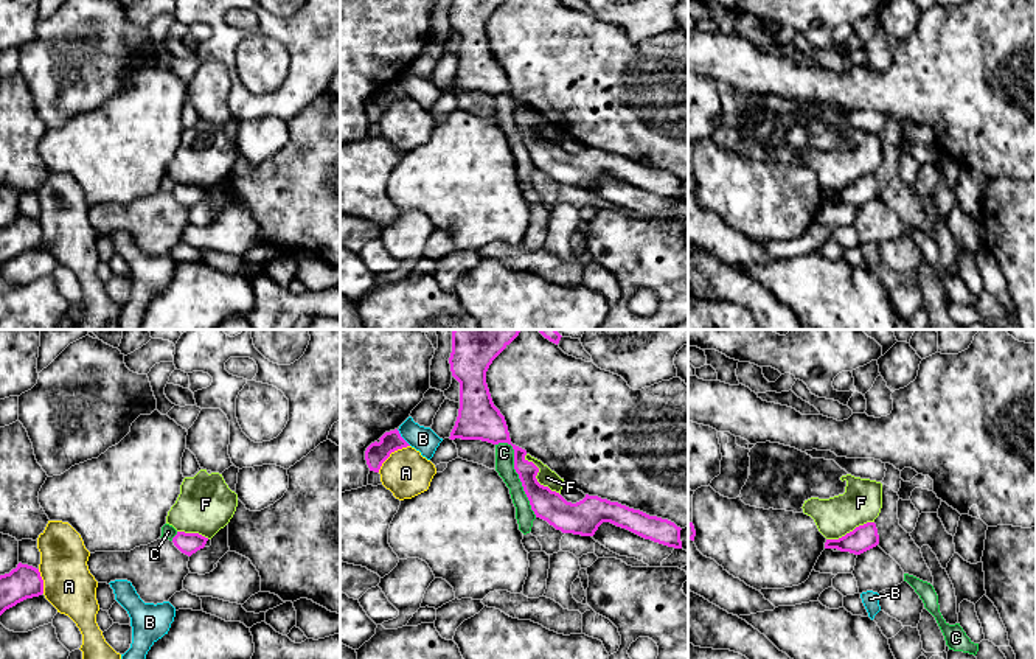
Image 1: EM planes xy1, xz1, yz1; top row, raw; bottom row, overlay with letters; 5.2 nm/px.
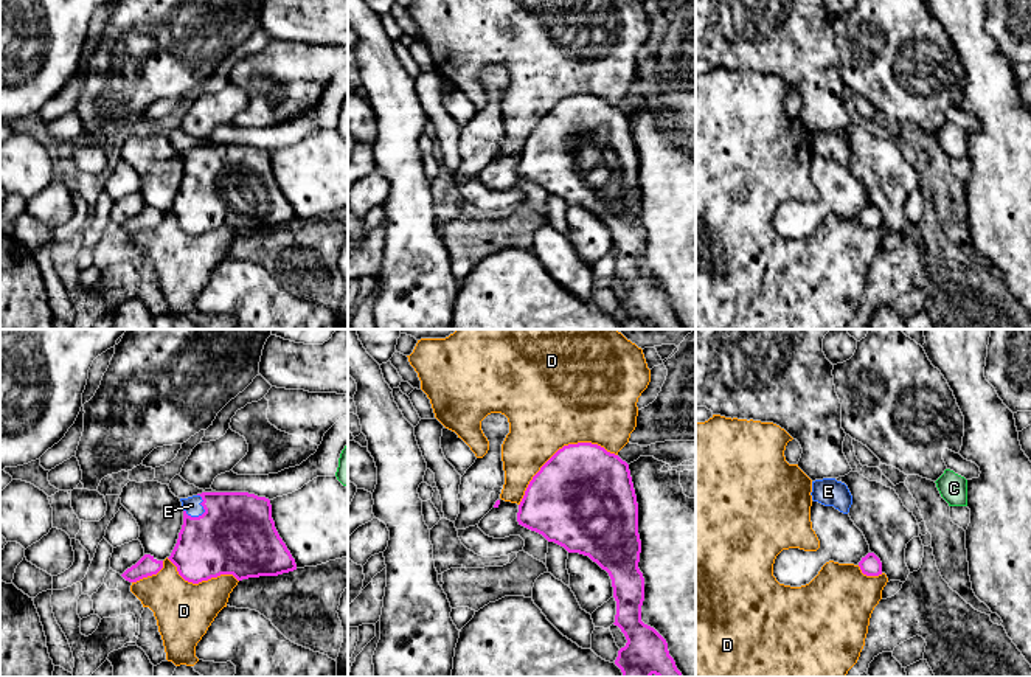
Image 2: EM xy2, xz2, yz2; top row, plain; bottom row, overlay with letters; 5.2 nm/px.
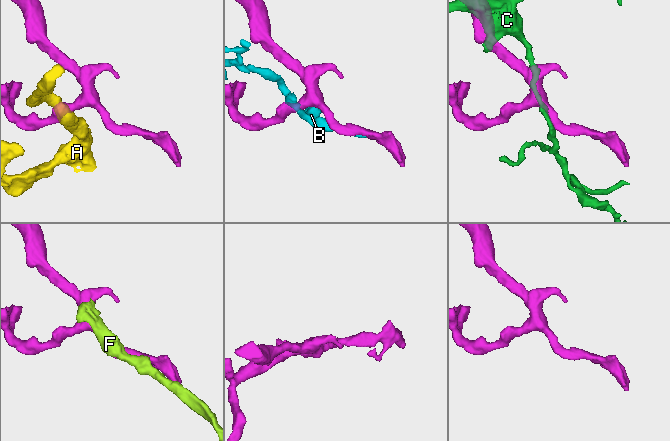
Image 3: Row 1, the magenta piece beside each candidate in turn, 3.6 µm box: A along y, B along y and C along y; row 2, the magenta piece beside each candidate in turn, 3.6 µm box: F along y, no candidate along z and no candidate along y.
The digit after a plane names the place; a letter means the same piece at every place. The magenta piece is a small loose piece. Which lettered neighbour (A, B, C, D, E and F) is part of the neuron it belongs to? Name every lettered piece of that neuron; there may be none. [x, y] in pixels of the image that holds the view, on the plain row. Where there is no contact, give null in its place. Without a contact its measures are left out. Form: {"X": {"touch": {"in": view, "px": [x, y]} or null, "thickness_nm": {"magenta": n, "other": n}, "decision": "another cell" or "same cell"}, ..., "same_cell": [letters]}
{"A": {"touch": {"in": "xz1", "px": [390, 104]}, "thickness_nm": {"magenta": 110, "other": 240}, "decision": "another cell"}, "B": {"touch": {"in": "xz1", "px": [401, 89]}, "thickness_nm": {"magenta": 110, "other": 130}, "decision": "another cell"}, "C": {"touch": {"in": "xz1", "px": [518, 125]}, "thickness_nm": {"magenta": 160, "other": 100}, "decision": "another cell"}, "D": {"touch": {"in": "xz2", "px": [559, 101]}, "thickness_nm": {"magenta": 480, "other": 480}, "decision": "another cell"}, "E": {"touch": {"in": "xy2", "px": [204, 160]}, "thickness_nm": {"magenta": 400, "other": 90}, "decision": "same cell"}, "F": {"touch": {"in": "xz1", "px": [535, 129]}, "thickness_nm": {"magenta": 160, "other": 90}, "decision": "another cell"}, "same_cell": ["E"]}

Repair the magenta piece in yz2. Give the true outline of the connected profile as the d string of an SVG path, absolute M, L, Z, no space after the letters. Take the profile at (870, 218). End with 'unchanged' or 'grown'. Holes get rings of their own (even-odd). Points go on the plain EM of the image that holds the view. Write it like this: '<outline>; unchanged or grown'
M868 205L862 213L859 214L859 219L863 227L866 228L879 228L882 227L882 214L874 205Z; unchanged

